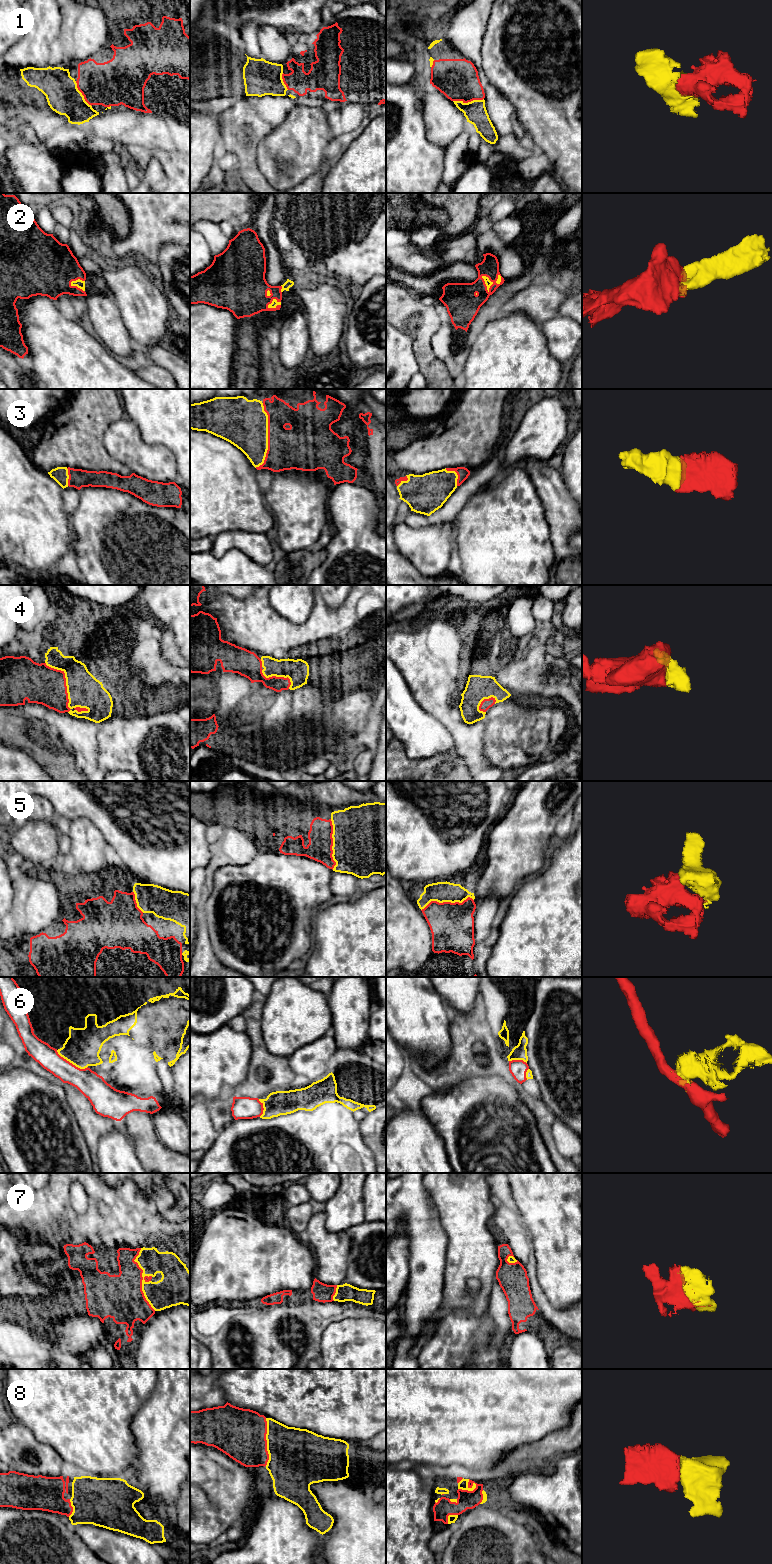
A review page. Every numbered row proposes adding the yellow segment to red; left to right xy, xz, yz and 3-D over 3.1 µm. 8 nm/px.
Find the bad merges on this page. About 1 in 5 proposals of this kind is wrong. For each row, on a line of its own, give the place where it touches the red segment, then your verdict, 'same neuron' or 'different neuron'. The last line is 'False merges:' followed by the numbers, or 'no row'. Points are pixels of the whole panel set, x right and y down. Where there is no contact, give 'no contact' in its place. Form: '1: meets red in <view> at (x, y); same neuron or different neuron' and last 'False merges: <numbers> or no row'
1: meets red in yz at (468, 101); same neuron
2: meets red in yz at (485, 284); same neuron
3: meets red in xz at (268, 437); same neuron
4: meets red in xy at (65, 683); same neuron
5: meets red in yz at (447, 902); same neuron
6: meets red in xy at (71, 1063); different neuron
7: meets red in xy at (142, 1279); same neuron
8: meets red in xz at (266, 1442); same neuron
False merges: 6

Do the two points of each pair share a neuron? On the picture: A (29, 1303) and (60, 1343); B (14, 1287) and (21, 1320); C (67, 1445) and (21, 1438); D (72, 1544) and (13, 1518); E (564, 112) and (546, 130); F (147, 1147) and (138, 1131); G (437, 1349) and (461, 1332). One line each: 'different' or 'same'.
A: different
B: different
C: different
D: same
E: same
F: same
G: same

